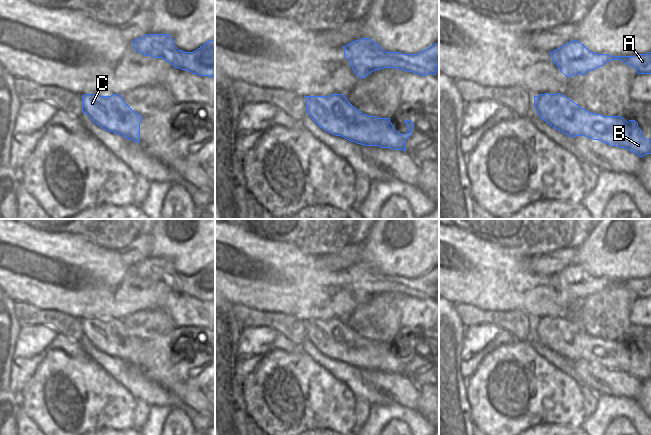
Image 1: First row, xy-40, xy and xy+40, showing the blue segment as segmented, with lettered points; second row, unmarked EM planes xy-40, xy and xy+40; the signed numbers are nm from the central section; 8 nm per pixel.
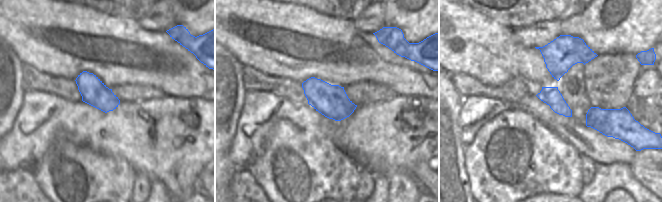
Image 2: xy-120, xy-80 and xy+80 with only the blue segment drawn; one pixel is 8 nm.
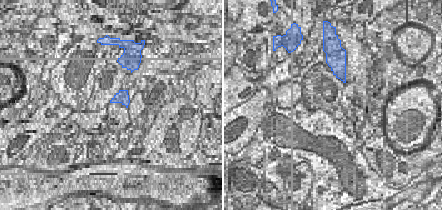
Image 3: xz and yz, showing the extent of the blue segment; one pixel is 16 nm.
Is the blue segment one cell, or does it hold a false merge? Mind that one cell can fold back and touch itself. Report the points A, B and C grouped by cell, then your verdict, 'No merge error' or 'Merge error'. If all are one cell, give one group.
Groups: A / B C. Merge error

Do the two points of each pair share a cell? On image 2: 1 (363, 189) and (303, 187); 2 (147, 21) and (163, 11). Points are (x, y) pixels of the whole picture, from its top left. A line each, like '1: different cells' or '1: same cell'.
1: different cells
2: same cell

